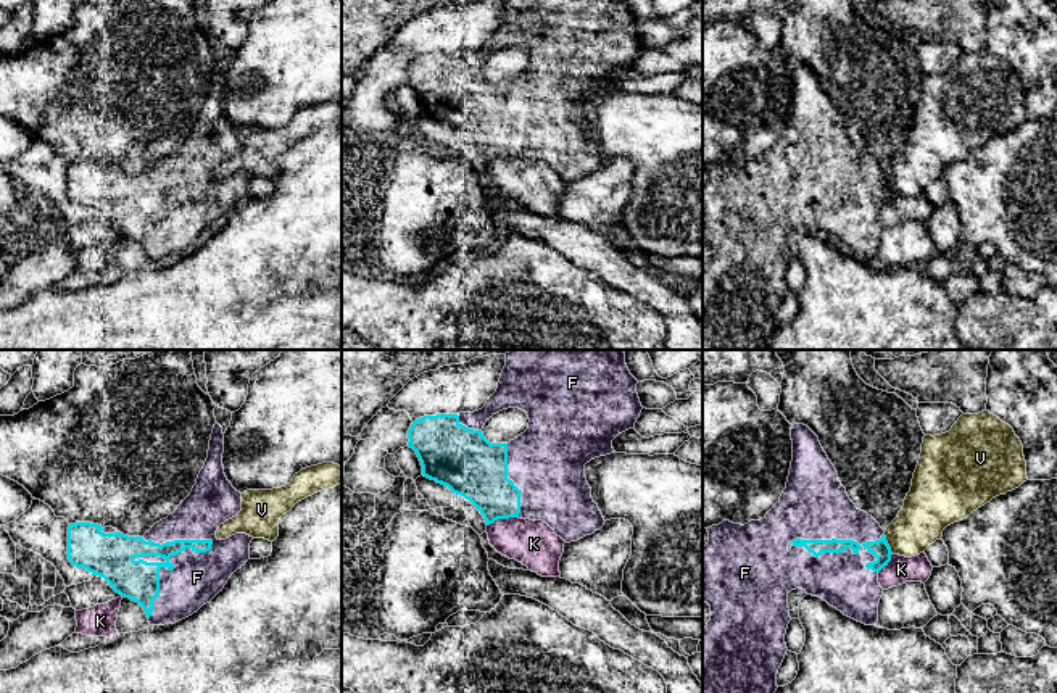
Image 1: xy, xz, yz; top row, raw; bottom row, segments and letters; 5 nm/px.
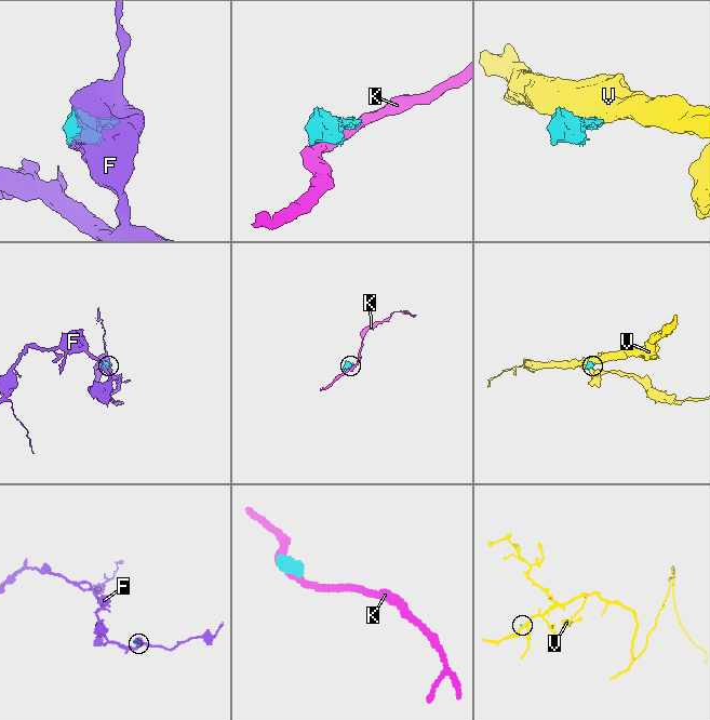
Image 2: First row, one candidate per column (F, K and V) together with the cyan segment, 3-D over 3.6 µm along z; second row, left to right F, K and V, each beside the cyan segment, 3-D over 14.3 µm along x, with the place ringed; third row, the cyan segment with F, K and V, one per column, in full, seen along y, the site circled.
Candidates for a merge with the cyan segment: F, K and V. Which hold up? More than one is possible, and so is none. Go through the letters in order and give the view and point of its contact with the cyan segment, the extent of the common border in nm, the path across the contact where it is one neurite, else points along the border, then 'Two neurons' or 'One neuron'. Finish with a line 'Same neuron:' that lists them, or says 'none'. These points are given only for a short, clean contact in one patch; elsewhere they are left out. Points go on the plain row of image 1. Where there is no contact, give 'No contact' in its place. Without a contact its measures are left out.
F: Touches cyan at xy (171, 208). Shared border 500 nm. One neuron
K: Touches cyan at xz (501, 157). Shared border 170 nm. Two neurons
V: Touches cyan at yz (887, 182). Shared border 120 nm. Boundary: yz (883, 173), (893, 192). Two neurons
Same neuron: F

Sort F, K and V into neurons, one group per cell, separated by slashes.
F / K / V

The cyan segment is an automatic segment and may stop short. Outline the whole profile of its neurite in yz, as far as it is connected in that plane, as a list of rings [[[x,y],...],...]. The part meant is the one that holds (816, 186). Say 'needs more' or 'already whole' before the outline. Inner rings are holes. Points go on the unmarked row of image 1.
needs more; [[[794,63],[791,66],[793,79],[793,100],[780,140],[765,153],[761,160],[751,160],[744,164],[723,160],[719,164],[707,168],[709,181],[703,187],[703,240],[711,245],[711,259],[703,268],[703,350],[765,350],[769,340],[777,330],[777,313],[788,290],[785,282],[785,272],[790,256],[788,232],[796,227],[802,227],[807,234],[819,235],[830,245],[841,250],[844,255],[862,261],[865,264],[877,264],[878,261],[878,242],[883,234],[883,227],[878,222],[878,211],[891,200],[891,187],[886,181],[885,169],[867,151],[856,147],[849,139],[846,127],[838,118],[838,111],[827,92],[823,90],[819,76],[804,63]]]

